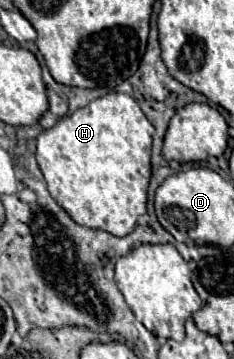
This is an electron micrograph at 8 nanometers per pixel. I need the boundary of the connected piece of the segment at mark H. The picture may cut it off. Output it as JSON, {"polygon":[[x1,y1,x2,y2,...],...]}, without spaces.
{"polygon":[[110,93,62,117,52,129,42,131,36,139,36,161,44,173,50,195,78,225,126,237,134,231,138,217,146,213,152,135,154,127,136,101,126,93]]}

